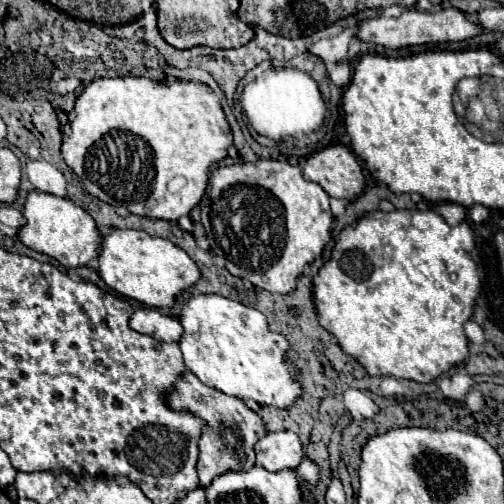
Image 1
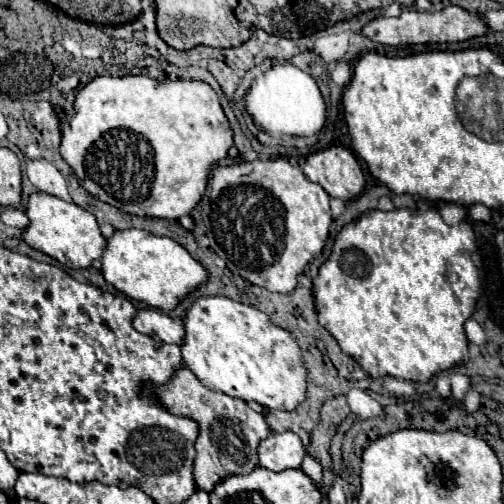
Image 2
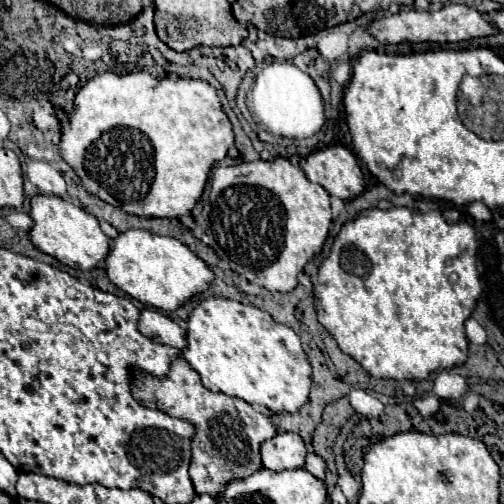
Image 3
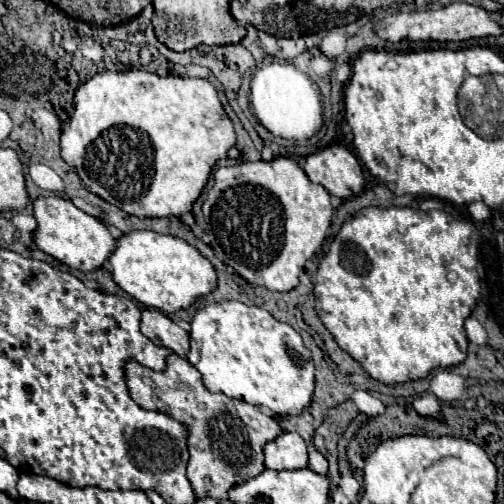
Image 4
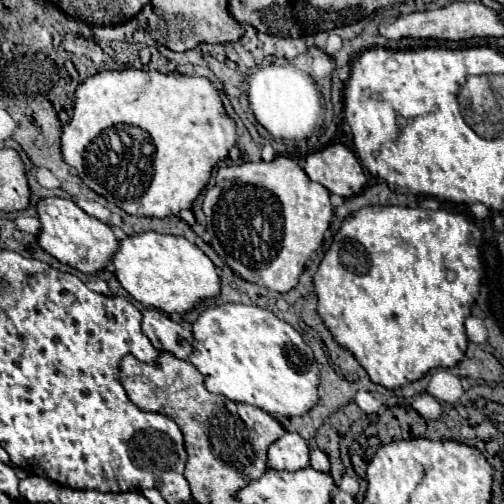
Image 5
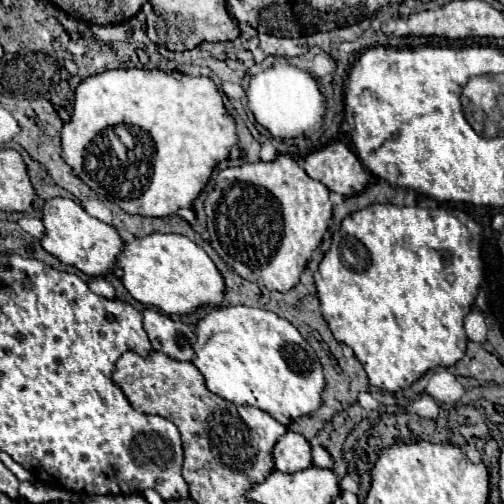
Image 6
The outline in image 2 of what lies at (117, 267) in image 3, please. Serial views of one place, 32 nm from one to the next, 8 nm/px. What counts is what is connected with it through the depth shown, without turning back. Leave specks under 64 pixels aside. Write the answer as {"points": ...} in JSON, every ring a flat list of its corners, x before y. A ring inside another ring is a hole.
{"points":[[134,228,116,232,108,240,108,248,102,256,102,274,106,282,132,300,160,310,174,310,184,296,208,280,208,270,176,240]]}

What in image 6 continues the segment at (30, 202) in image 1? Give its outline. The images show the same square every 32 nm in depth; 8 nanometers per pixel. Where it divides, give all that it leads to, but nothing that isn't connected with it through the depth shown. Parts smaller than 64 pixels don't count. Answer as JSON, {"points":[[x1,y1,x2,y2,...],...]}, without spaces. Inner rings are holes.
{"points":[[70,198,46,200,42,212,44,212,42,220,46,226,42,246,46,252,56,256,60,262,82,270,88,276,104,276,116,268,116,260,124,250,124,240,118,236,114,226,104,224,98,218,90,216,78,202]]}

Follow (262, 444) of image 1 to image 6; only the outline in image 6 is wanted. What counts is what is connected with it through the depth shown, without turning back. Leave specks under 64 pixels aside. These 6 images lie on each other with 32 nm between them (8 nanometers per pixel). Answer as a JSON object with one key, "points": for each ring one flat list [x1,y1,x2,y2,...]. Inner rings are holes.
{"points":[[288,430,288,434,278,440,272,454,274,454,276,470,286,474,294,474,312,466,312,448,308,440,292,430]]}

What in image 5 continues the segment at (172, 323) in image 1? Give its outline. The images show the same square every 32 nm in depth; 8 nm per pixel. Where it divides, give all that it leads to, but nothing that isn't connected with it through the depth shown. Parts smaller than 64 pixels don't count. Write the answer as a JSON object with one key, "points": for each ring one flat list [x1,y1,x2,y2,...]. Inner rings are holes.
{"points":[[148,308,142,312,142,330,150,338,152,346,160,352,168,352,180,360,188,360,192,354,192,328,182,328,172,322,164,312]]}

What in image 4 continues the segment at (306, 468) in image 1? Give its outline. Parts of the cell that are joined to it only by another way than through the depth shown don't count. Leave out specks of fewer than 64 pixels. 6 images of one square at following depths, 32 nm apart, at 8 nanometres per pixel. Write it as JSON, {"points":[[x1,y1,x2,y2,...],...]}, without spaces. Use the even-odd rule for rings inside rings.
{"points":[[312,442,308,444,308,452,310,452,308,468,312,468,314,472,320,472,320,474,326,474,326,472,328,472,328,460,316,450,316,446,314,446]]}

